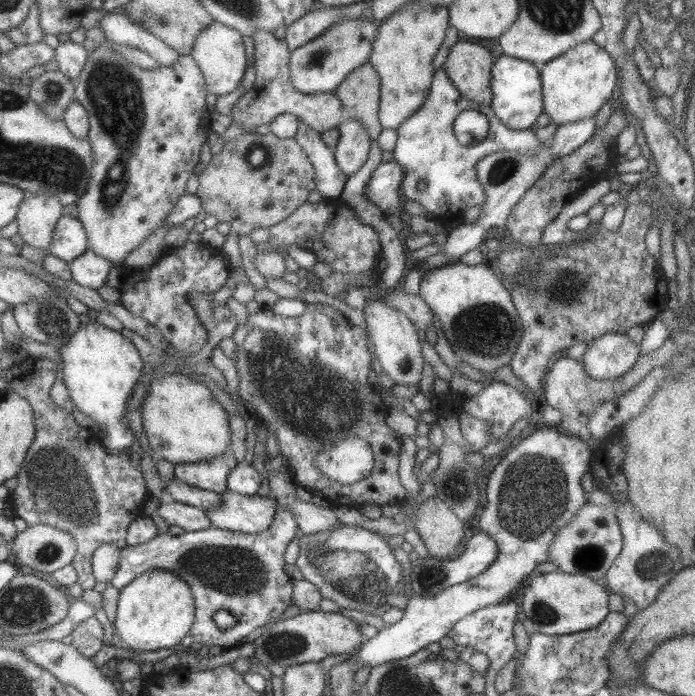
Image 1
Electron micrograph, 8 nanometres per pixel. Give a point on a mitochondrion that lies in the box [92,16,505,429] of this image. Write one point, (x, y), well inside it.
(259, 156)

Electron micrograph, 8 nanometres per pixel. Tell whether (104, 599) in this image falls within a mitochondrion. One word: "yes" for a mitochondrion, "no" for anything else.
no

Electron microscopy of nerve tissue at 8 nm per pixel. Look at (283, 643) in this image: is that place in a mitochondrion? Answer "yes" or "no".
yes

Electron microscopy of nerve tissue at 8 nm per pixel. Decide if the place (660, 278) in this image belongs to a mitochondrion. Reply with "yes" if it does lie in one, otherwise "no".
no

